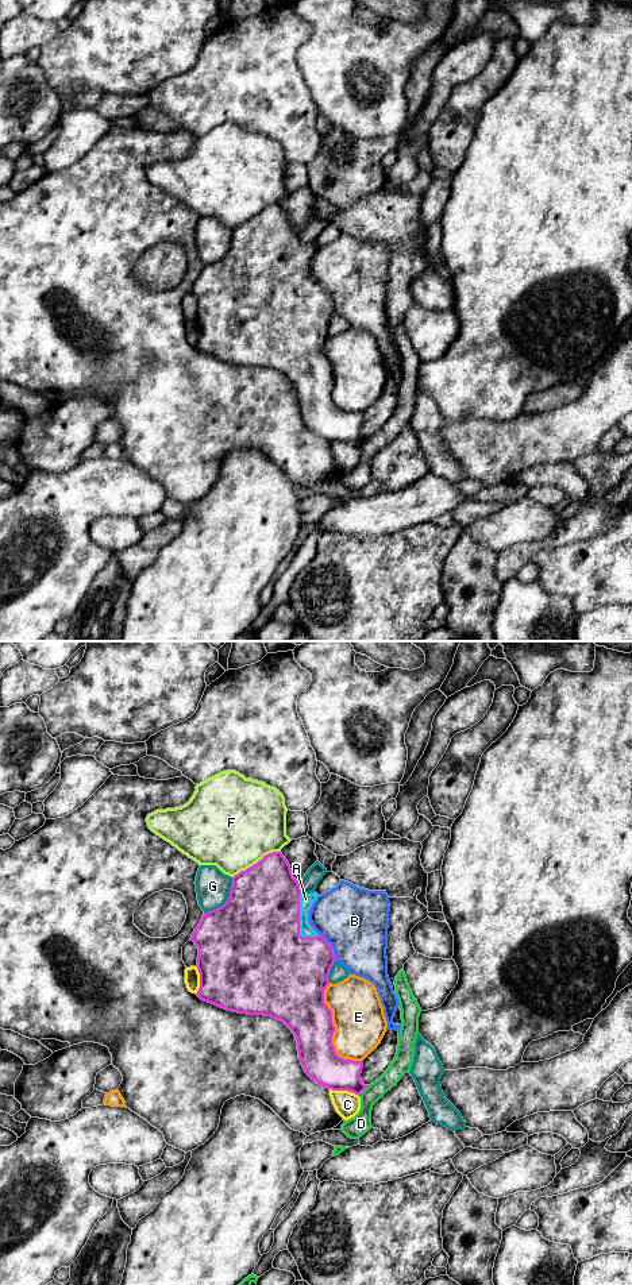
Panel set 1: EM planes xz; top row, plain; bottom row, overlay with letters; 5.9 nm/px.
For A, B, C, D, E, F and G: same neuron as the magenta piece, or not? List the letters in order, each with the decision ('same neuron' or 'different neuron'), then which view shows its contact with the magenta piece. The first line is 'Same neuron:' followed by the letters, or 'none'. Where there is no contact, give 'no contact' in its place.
Same neuron: A
A: same neuron; meets magenta in xz
B: different neuron; meets magenta in xz
C: different neuron; meets magenta in xz
D: different neuron; meets magenta in xz
E: different neuron; meets magenta in xz
F: different neuron; meets magenta in xz
G: different neuron; meets magenta in xz

